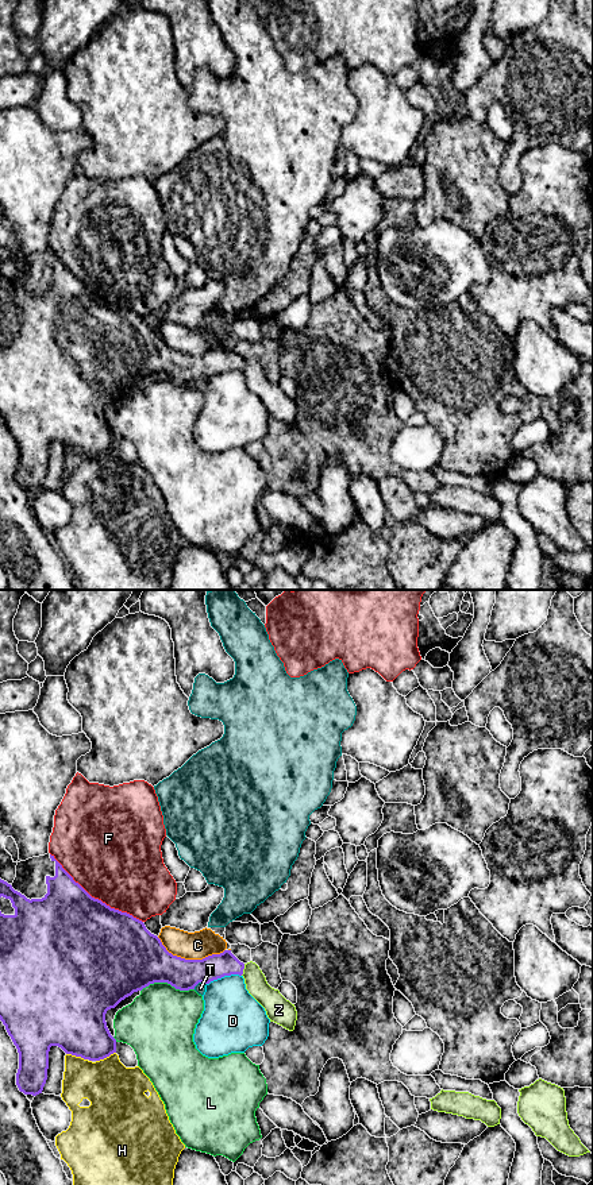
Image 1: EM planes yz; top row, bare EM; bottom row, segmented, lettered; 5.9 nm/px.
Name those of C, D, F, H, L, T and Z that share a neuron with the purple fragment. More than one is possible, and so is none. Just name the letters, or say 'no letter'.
Z

